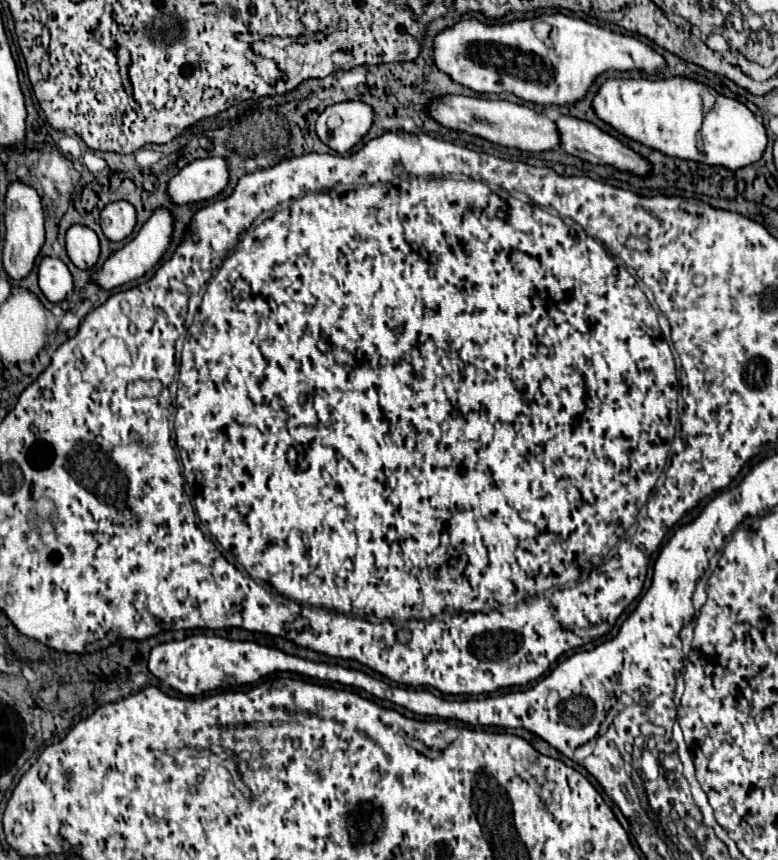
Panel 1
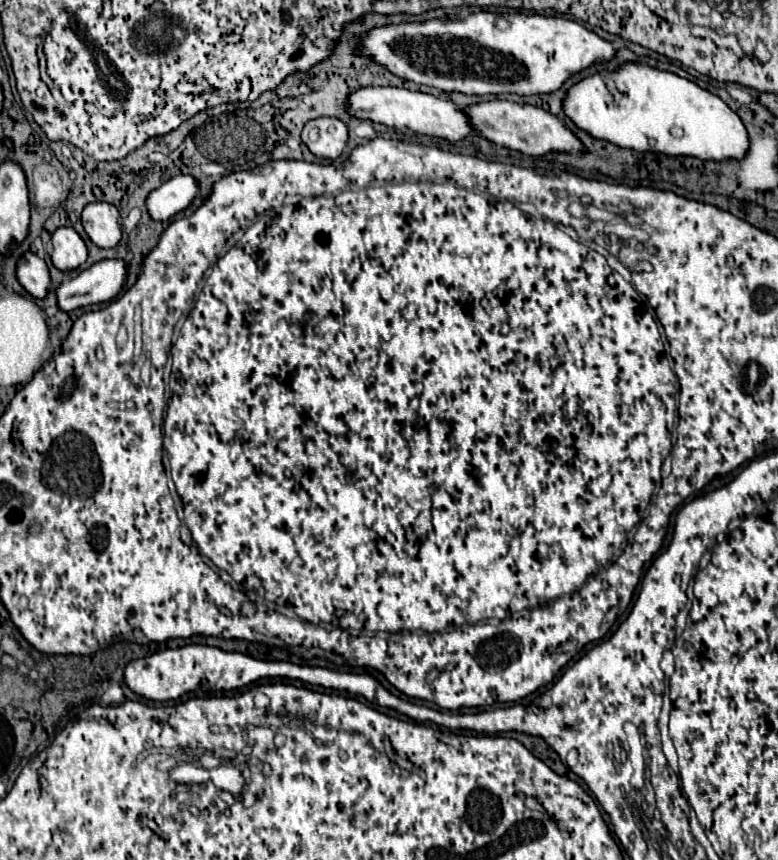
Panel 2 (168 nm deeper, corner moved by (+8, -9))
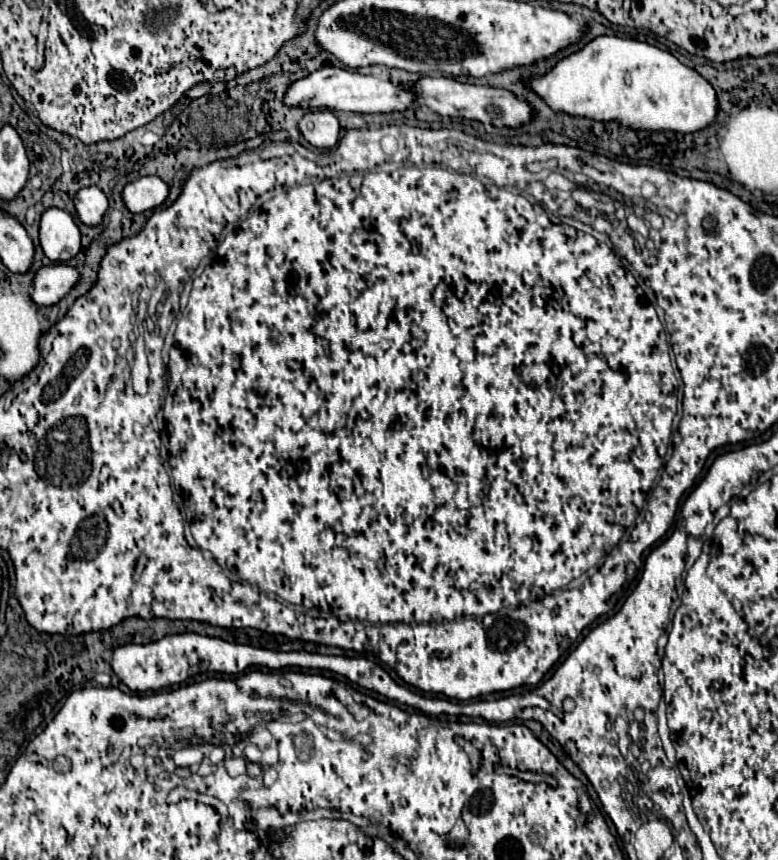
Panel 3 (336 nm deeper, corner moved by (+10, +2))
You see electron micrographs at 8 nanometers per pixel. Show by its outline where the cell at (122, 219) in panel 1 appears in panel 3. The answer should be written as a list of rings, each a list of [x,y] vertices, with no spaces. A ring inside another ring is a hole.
[[[88,186],[78,190],[78,194],[74,196],[74,206],[76,212],[80,212],[80,220],[84,224],[96,226],[102,222],[102,216],[108,208],[108,200],[98,186]]]

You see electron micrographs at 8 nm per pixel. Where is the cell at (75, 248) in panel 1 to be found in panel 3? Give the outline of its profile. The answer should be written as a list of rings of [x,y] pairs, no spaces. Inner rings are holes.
[[[44,210],[40,218],[38,238],[46,258],[52,262],[66,262],[80,252],[80,230],[66,210]]]

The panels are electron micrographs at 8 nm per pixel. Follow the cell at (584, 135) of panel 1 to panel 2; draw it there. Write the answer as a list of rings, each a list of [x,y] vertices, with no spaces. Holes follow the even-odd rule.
[[[486,101],[472,105],[464,109],[470,115],[472,127],[478,135],[486,137],[488,141],[494,141],[496,145],[516,149],[524,155],[542,157],[546,153],[558,151],[558,153],[580,153],[580,141],[576,141],[576,135],[552,113],[532,107],[532,105],[518,105],[514,101]]]

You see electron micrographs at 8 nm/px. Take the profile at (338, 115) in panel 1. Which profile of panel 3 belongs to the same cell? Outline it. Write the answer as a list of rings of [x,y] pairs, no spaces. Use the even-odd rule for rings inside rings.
[[[312,110],[300,120],[300,132],[314,148],[332,148],[338,142],[340,124],[330,110]]]

